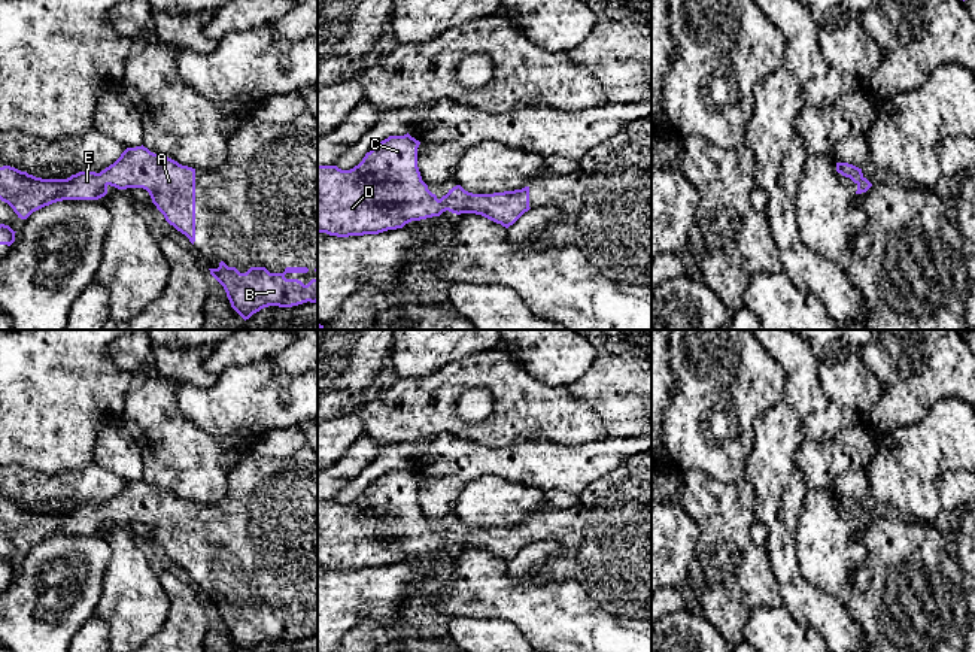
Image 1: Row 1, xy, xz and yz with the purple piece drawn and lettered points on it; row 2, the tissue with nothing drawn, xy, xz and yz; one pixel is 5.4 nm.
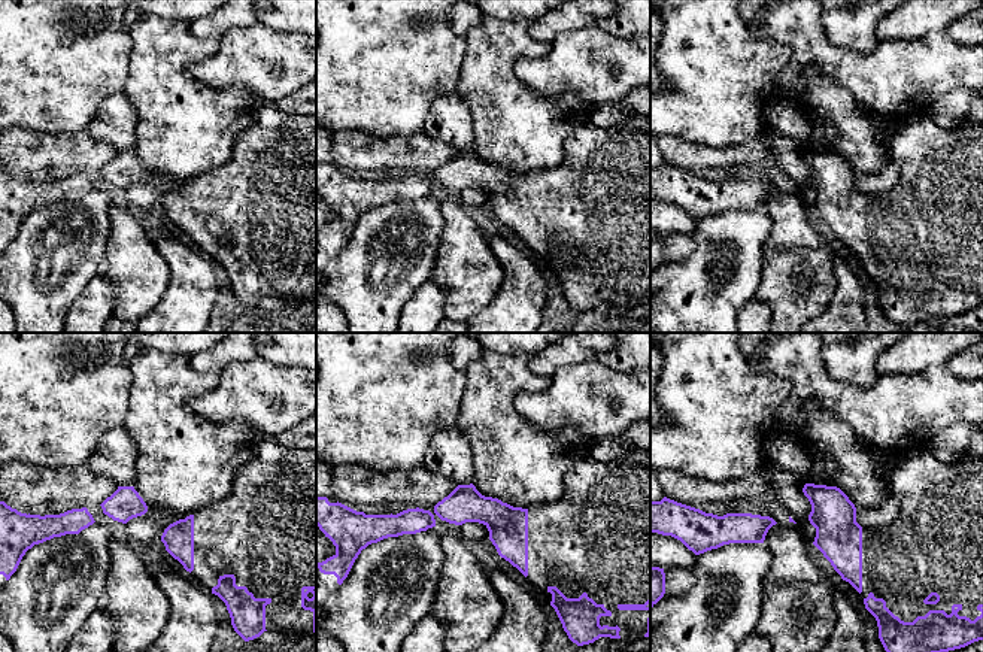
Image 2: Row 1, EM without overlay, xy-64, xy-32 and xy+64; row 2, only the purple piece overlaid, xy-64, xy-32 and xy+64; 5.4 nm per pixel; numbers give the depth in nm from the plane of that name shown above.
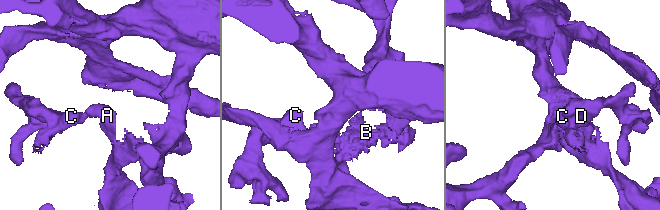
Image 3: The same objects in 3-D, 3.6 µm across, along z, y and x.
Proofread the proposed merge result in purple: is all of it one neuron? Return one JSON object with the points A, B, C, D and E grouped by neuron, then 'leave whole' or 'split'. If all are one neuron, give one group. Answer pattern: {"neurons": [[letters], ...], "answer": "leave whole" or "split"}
{"neurons": [["A", "B", "C", "D", "E"]], "answer": "leave whole"}

